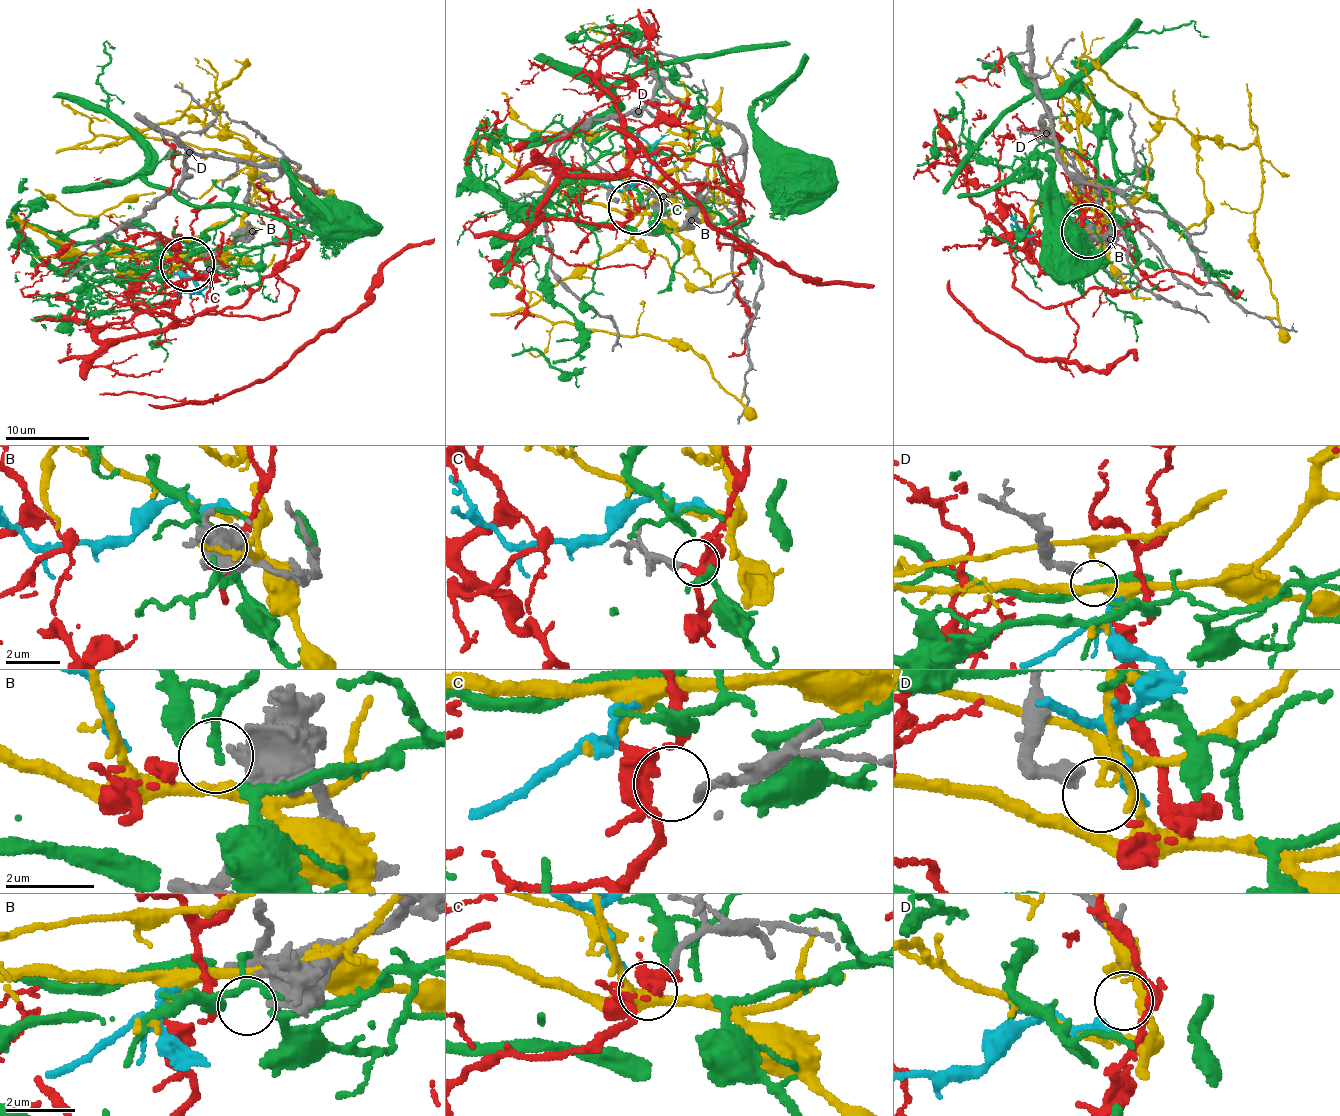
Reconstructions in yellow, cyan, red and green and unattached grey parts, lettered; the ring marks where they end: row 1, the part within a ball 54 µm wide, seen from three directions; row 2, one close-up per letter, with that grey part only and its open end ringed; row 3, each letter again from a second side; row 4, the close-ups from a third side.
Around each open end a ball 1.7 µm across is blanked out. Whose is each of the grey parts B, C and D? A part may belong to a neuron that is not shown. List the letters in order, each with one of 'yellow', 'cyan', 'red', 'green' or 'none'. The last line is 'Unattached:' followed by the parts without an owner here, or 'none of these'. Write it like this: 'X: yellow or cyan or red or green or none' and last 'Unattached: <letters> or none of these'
B: green
C: red
D: cyan
Unattached: none of these

